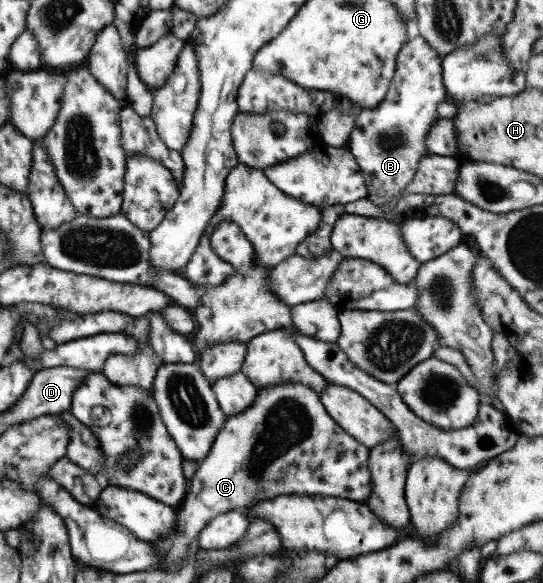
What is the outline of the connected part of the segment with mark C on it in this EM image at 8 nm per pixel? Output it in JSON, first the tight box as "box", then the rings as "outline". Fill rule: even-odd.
{"box":[155,382,373,567],"outline":[[[302,382],[264,386],[256,400],[245,411],[228,418],[218,432],[212,449],[191,478],[190,491],[176,510],[174,537],[155,542],[159,557],[163,557],[164,566],[176,562],[176,566],[182,567],[188,558],[190,543],[213,517],[236,508],[250,508],[256,500],[280,494],[316,494],[366,503],[373,489],[368,461],[367,447],[330,418],[317,391]]]}

